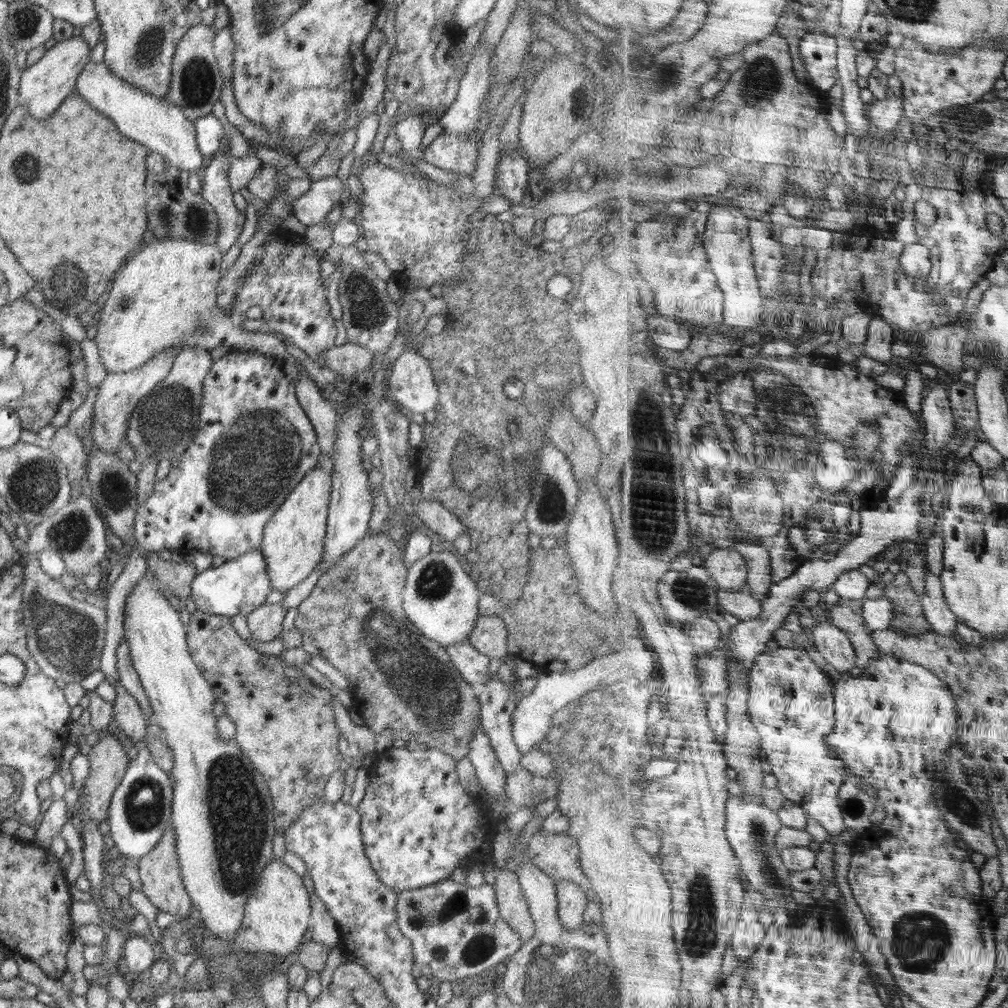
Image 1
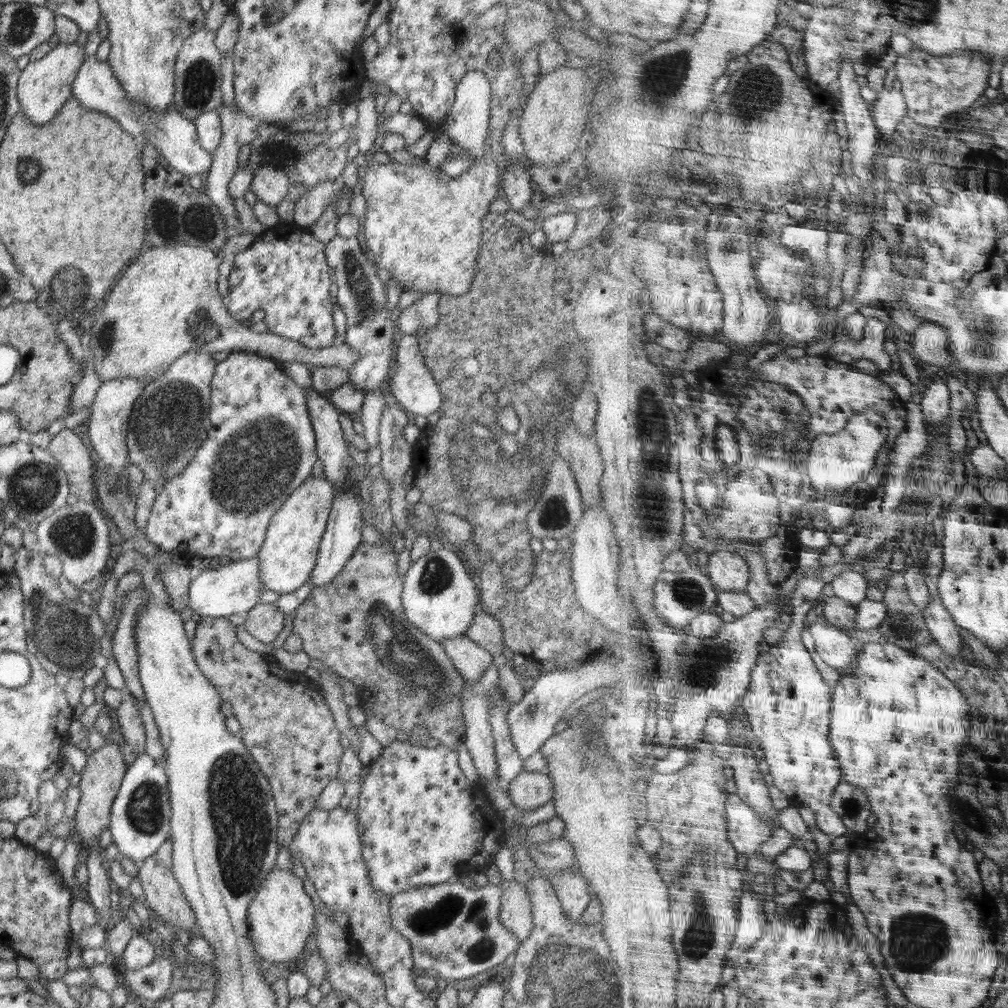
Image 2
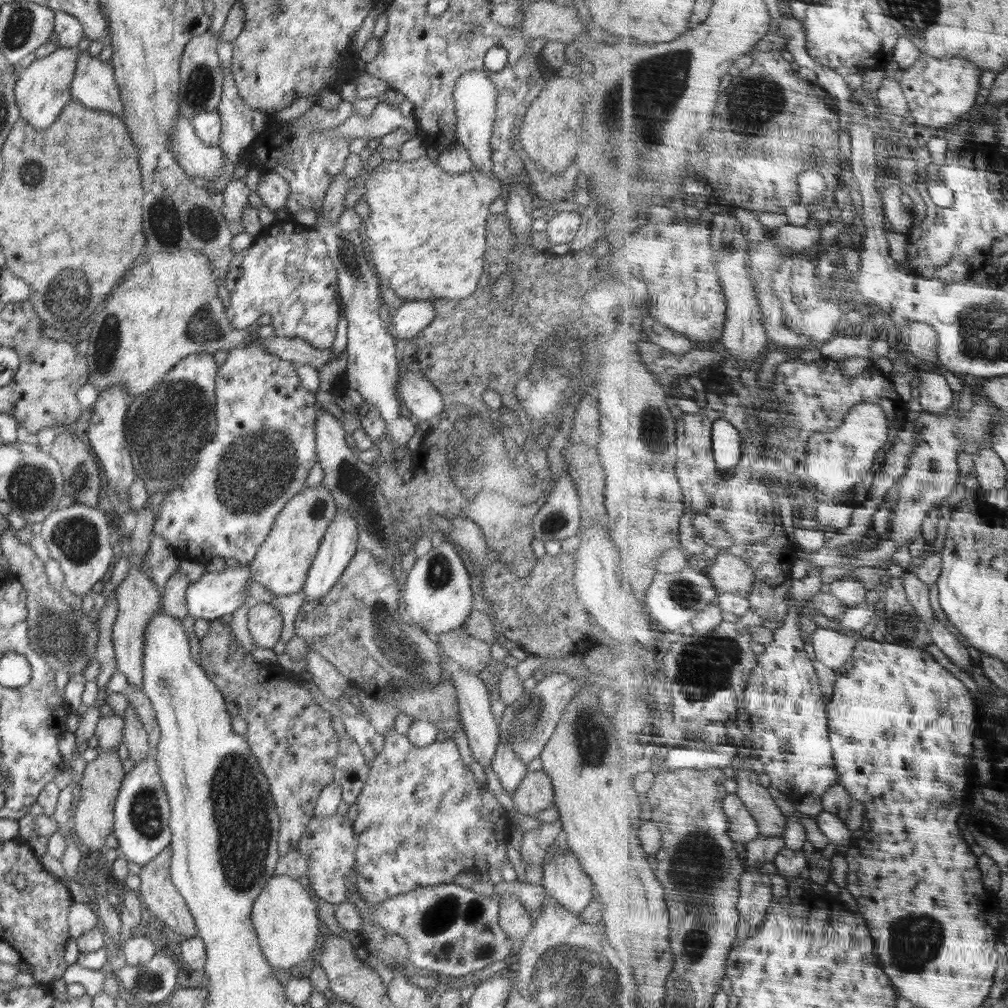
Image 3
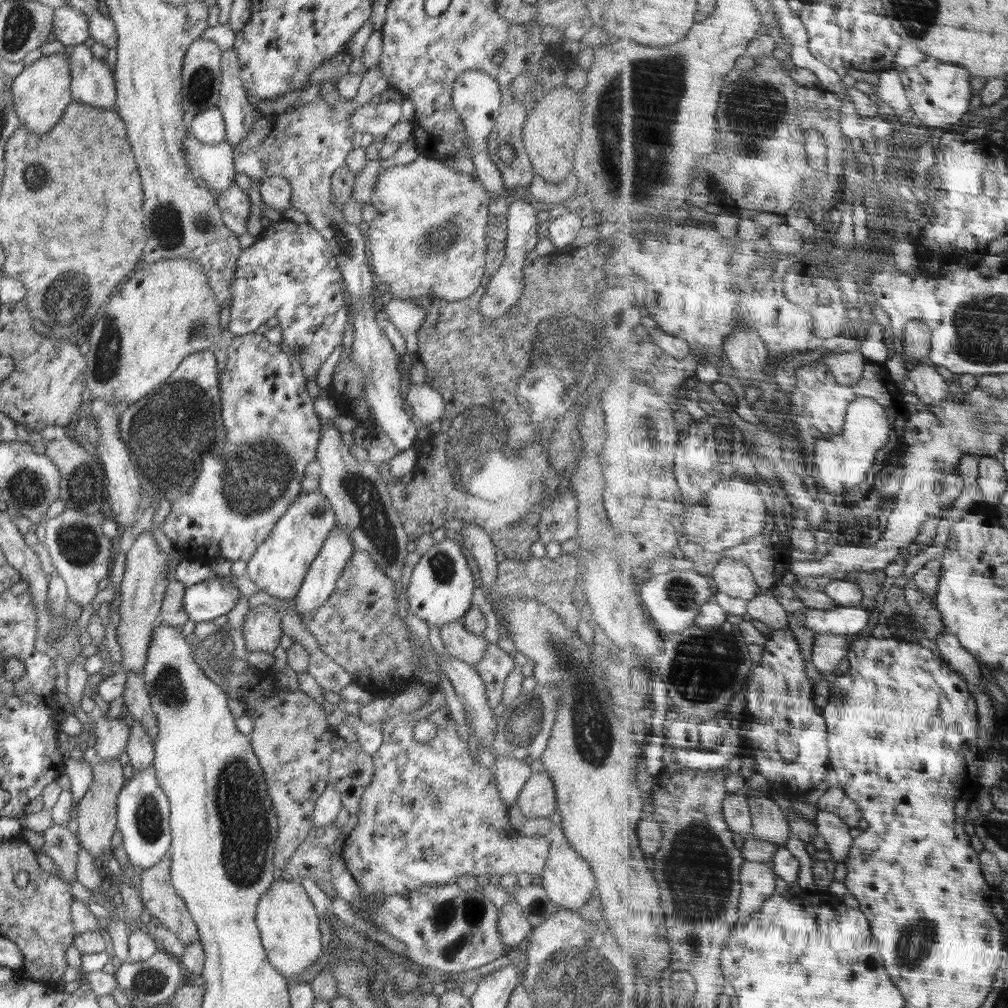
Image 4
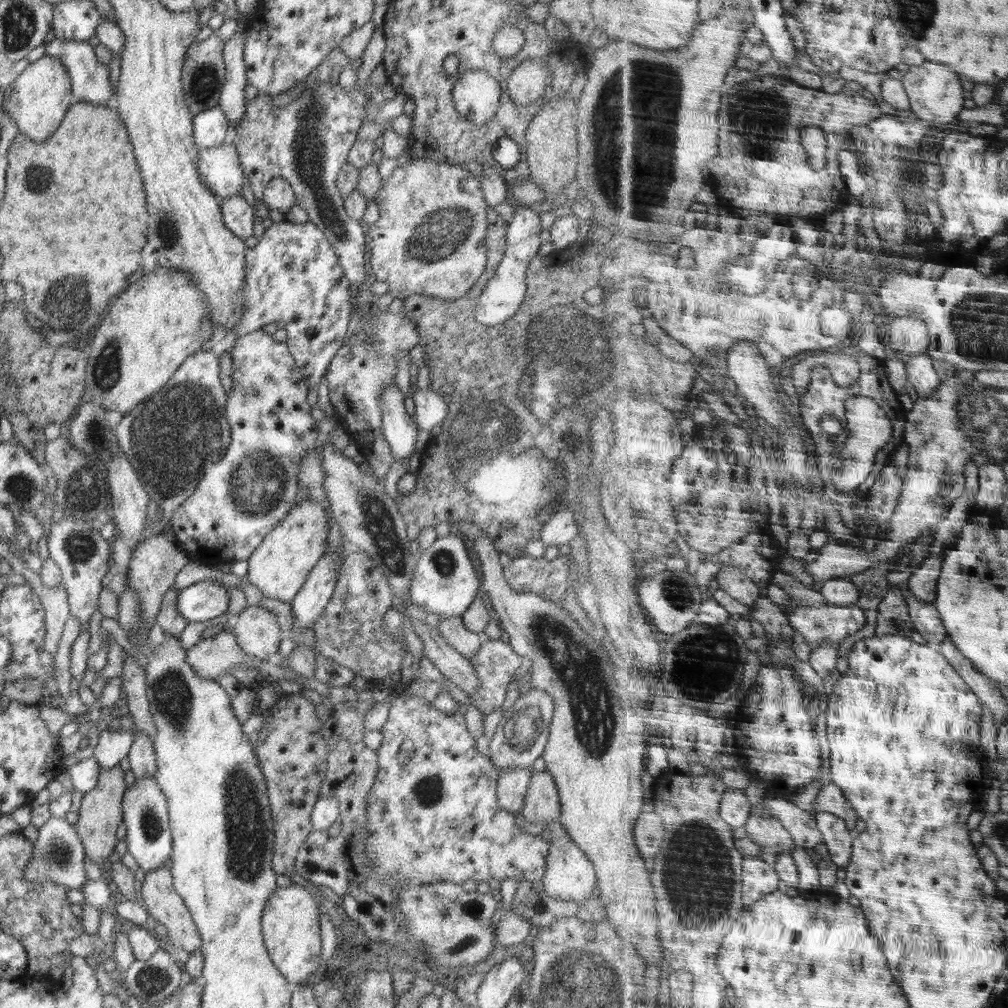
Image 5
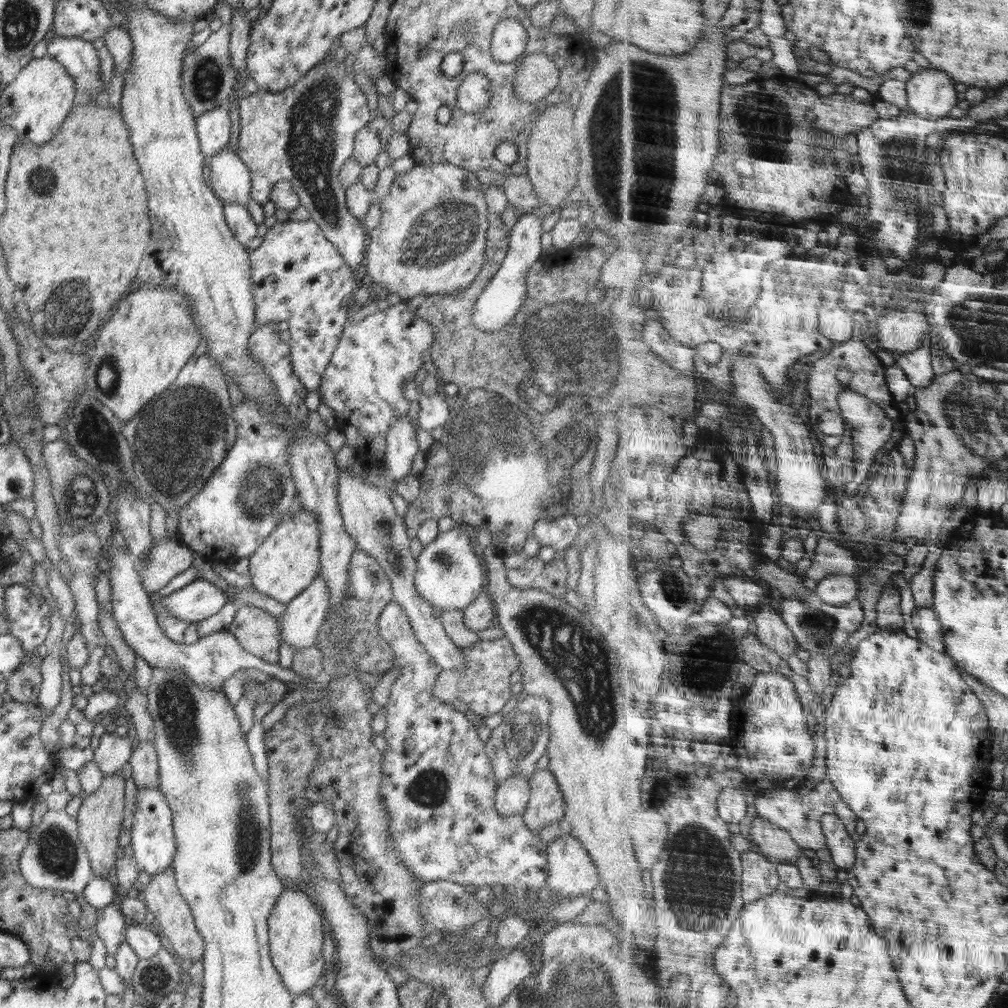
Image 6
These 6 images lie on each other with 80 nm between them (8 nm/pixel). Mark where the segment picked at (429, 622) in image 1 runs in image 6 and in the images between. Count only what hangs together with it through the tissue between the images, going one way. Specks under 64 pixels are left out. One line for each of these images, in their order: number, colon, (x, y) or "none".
2: (439, 597)
3: (437, 596)
4: (440, 589)
5: (444, 583)
6: (449, 575)

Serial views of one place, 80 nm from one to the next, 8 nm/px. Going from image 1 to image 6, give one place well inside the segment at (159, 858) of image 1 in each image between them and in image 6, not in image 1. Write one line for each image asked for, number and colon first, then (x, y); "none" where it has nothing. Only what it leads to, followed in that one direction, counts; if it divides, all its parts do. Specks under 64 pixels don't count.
2: (162, 895)
3: (157, 892)
4: (158, 895)
5: (161, 901)
6: (174, 920)

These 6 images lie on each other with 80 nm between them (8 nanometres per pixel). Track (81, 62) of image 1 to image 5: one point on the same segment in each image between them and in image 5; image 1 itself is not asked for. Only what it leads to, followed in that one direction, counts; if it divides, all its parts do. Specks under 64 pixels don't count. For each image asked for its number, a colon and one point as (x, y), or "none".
2: (44, 85)
3: (42, 89)
4: (41, 92)
5: (37, 101)

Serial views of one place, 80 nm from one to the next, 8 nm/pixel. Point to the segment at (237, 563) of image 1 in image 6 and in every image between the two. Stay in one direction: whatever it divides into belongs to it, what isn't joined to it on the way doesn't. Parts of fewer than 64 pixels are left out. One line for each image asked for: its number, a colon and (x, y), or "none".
2: (235, 588)
3: (214, 594)
4: (214, 596)
5: (203, 600)
6: (198, 600)

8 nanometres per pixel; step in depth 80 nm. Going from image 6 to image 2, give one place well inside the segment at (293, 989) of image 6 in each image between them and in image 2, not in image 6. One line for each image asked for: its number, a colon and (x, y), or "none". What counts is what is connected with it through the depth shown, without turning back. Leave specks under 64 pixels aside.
2: (281, 917)
3: (285, 917)
4: (286, 918)
5: (290, 923)

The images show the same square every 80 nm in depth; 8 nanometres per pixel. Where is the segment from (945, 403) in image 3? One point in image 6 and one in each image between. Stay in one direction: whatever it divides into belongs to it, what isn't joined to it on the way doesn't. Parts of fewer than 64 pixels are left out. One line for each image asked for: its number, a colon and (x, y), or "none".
4: (931, 384)
5: (922, 374)
6: (918, 364)

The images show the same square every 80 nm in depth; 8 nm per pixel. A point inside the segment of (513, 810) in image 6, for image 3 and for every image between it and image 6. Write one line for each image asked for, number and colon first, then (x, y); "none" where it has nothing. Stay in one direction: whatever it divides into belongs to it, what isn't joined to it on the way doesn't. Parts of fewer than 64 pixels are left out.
3: (511, 770)
4: (511, 775)
5: (512, 785)

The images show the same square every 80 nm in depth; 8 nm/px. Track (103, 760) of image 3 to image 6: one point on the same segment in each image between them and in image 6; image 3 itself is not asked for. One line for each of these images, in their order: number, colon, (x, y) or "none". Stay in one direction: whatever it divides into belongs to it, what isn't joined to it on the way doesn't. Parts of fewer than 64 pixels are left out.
4: (96, 814)
5: (99, 816)
6: (100, 817)

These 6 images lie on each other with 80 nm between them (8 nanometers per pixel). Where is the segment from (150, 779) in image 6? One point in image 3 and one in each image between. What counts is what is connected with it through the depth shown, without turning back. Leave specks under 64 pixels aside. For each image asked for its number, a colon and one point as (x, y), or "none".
3: (135, 737)
4: (141, 752)
5: (141, 756)

